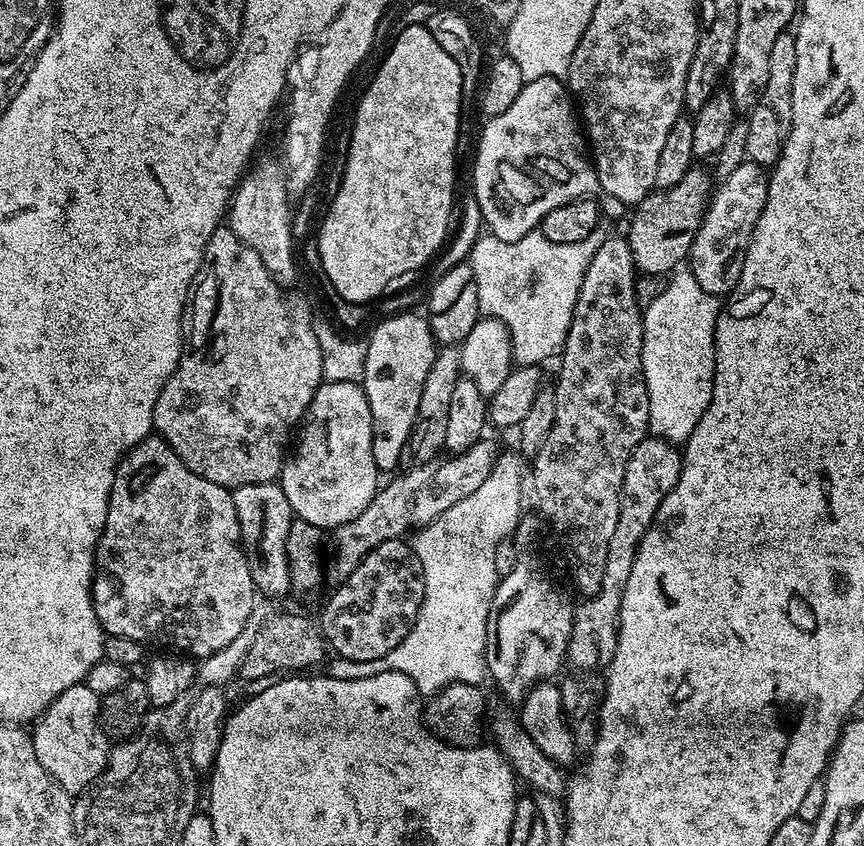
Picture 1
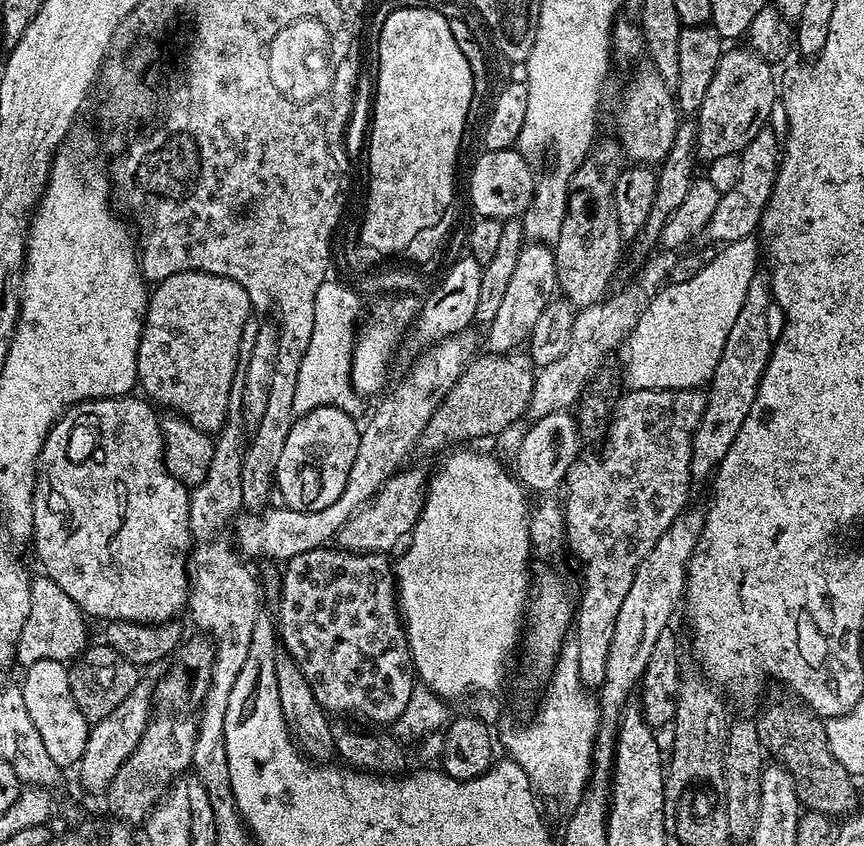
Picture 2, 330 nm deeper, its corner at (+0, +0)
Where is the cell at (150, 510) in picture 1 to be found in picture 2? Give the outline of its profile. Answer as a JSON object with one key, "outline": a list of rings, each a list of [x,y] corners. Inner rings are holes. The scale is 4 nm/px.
{"outline":[[[129,394],[111,400],[83,400],[81,404],[77,404],[64,411],[63,416],[57,420],[56,425],[48,431],[48,437],[44,439],[44,445],[40,451],[40,457],[36,460],[36,489],[32,495],[32,534],[31,539],[36,540],[36,556],[40,559],[43,575],[53,579],[74,600],[84,614],[93,612],[96,616],[105,616],[105,621],[111,622],[114,620],[133,620],[139,624],[159,624],[166,620],[179,617],[179,612],[185,611],[190,595],[190,568],[186,563],[186,557],[190,552],[190,545],[193,543],[192,528],[188,524],[188,498],[190,495],[189,489],[185,485],[180,484],[168,472],[168,466],[164,463],[164,435],[160,429],[160,420],[156,416],[157,409],[153,407],[147,399],[139,398],[135,400],[135,395]]]}

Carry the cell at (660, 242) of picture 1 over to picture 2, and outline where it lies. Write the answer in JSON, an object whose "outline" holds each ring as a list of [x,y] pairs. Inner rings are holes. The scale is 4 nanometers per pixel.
{"outline":[[[732,46],[725,51],[718,62],[718,70],[707,87],[706,98],[702,100],[700,111],[694,116],[694,152],[704,162],[711,162],[723,156],[734,156],[743,152],[744,147],[769,123],[768,115],[772,112],[776,100],[778,104],[778,80],[772,77],[772,68],[767,59],[753,52],[747,46]]]}

